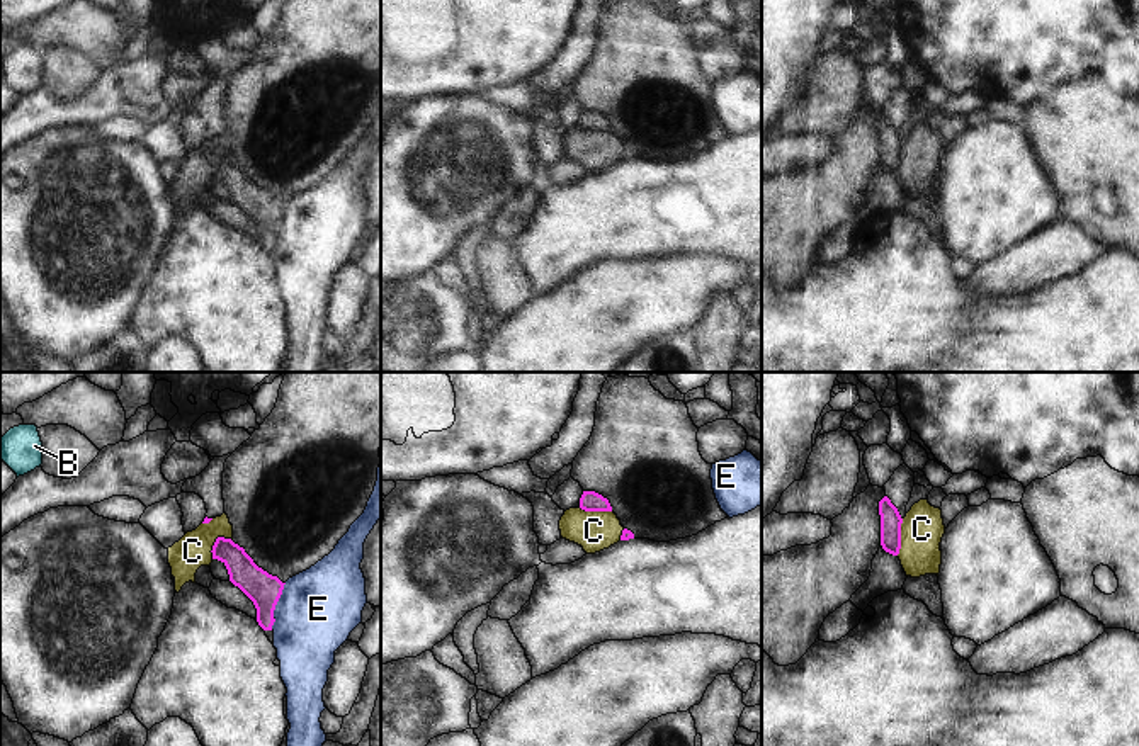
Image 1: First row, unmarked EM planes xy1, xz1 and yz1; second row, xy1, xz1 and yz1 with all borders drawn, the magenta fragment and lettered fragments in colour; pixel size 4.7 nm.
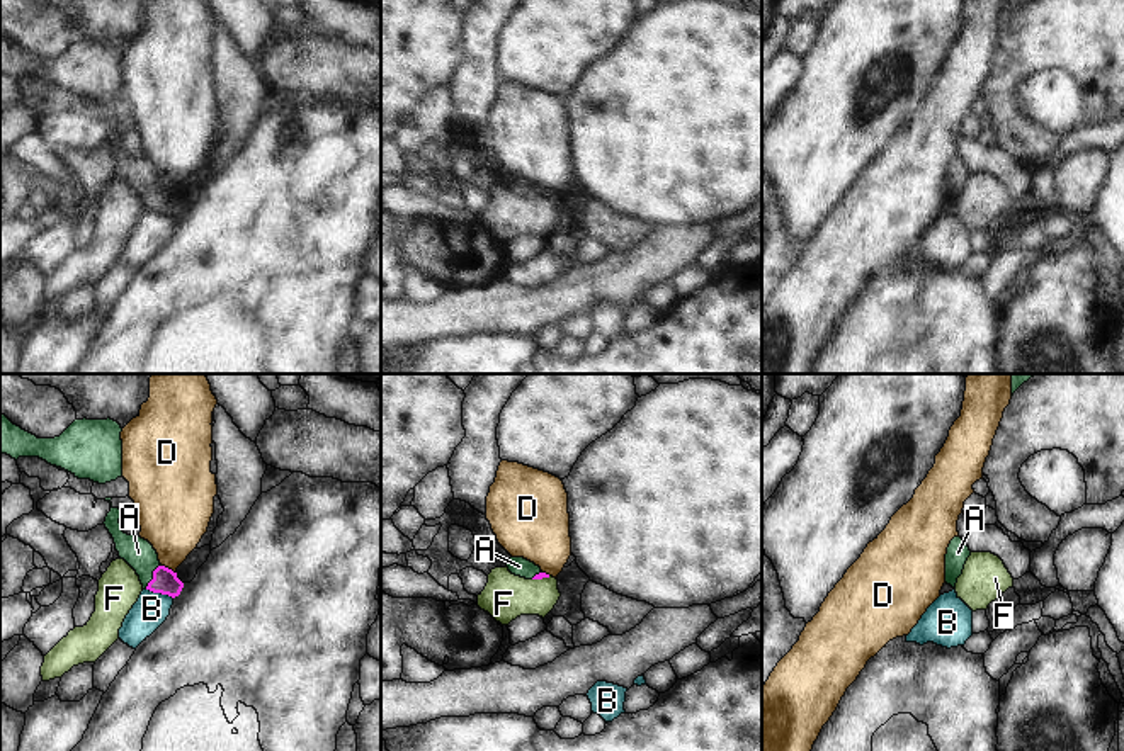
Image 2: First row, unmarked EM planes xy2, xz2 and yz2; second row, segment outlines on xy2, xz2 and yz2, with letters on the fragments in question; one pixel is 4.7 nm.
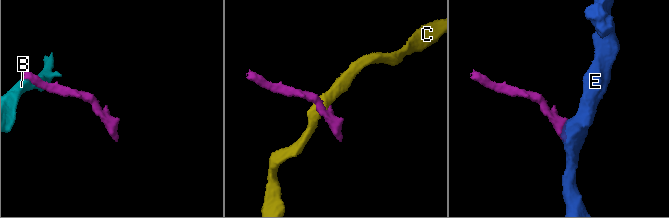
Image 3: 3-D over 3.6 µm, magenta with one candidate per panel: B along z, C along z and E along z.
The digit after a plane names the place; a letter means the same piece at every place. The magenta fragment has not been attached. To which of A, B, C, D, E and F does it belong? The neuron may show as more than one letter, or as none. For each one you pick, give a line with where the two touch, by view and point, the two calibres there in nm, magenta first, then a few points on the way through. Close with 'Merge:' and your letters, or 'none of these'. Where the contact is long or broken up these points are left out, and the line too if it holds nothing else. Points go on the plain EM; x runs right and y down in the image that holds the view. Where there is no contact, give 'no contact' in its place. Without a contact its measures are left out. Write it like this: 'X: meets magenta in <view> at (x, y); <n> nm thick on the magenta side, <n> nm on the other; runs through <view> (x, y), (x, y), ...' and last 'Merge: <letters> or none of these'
A: meets magenta in xy2 at (153, 196); 120 nm thick on the magenta side, 140 nm on the other; runs through xy2 (165, 201), (153, 196), (138, 172)
Merge: A

